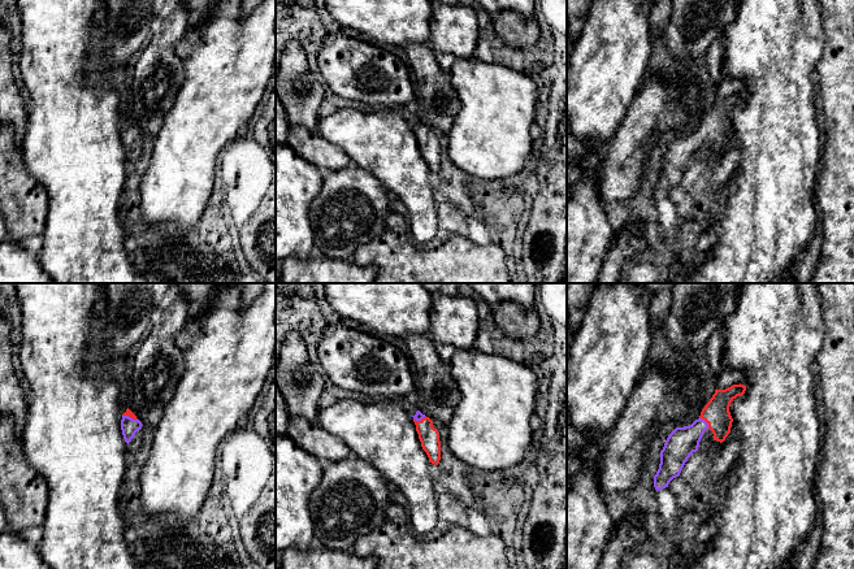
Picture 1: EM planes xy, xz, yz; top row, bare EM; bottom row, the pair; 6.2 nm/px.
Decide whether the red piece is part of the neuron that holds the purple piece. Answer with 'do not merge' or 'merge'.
merge

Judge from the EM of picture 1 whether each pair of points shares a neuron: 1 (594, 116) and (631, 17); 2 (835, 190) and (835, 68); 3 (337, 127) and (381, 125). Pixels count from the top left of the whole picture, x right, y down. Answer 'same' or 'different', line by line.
1: same
2: same
3: same

